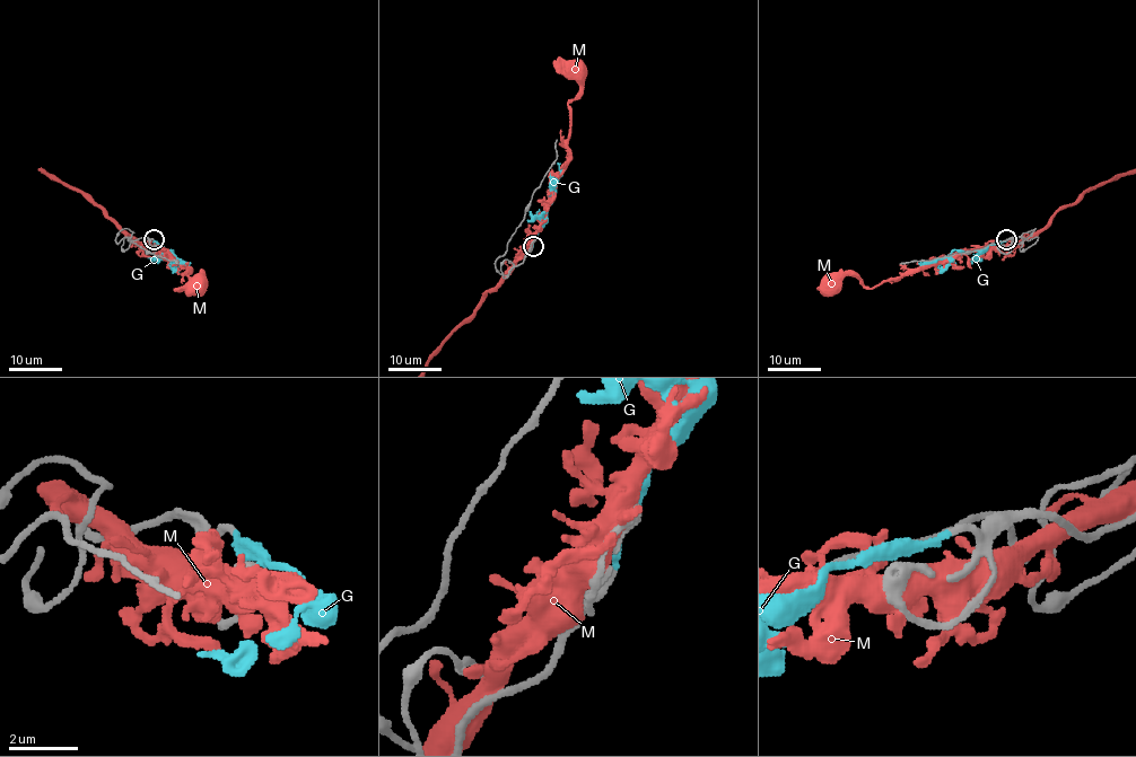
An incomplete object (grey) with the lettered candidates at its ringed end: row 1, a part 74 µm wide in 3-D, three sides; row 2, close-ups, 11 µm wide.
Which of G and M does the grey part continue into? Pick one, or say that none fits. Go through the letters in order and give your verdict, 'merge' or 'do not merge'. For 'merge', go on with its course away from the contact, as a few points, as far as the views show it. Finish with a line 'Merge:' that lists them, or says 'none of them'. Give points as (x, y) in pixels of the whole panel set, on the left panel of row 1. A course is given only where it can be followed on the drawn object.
G: merge; it runs (153, 238), (181, 261), (190, 264)
M: do not merge
Merge: G

